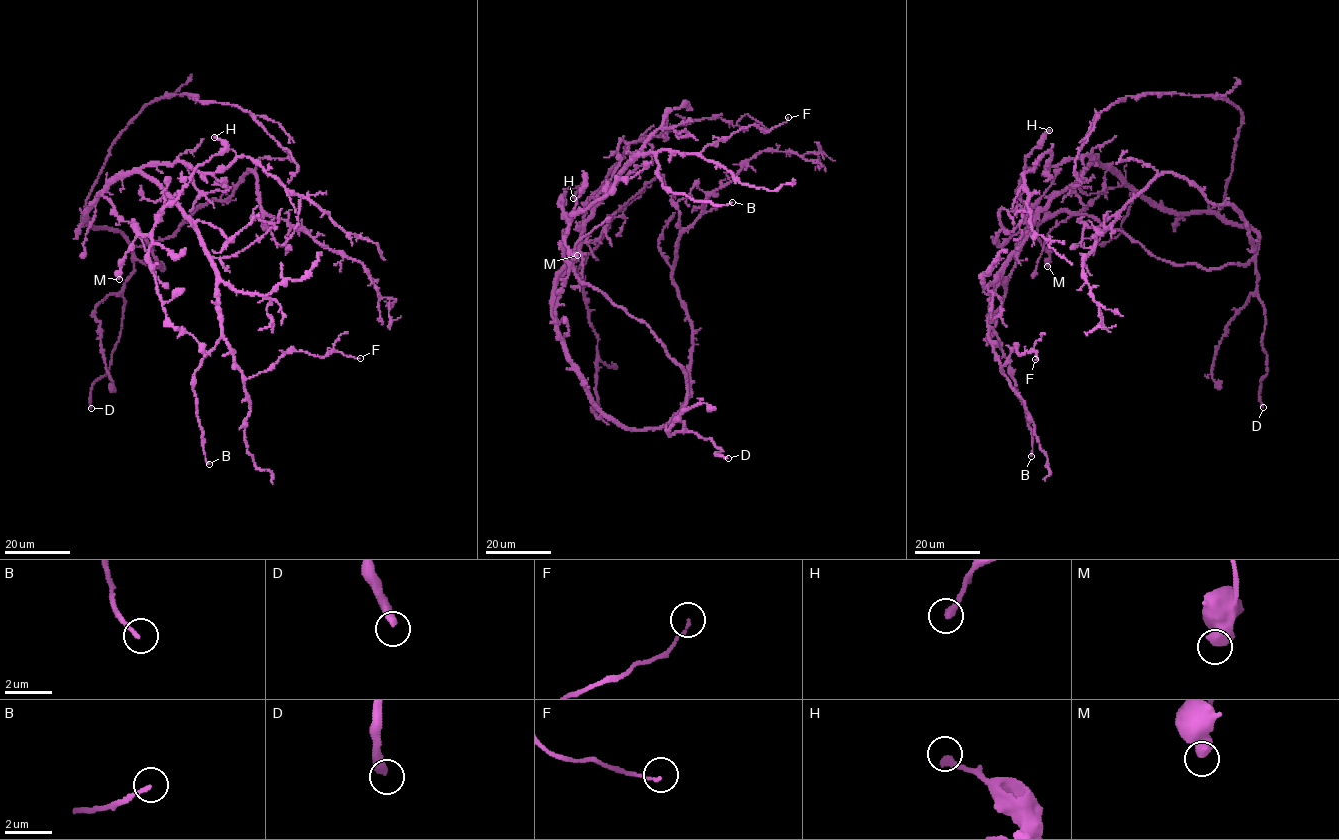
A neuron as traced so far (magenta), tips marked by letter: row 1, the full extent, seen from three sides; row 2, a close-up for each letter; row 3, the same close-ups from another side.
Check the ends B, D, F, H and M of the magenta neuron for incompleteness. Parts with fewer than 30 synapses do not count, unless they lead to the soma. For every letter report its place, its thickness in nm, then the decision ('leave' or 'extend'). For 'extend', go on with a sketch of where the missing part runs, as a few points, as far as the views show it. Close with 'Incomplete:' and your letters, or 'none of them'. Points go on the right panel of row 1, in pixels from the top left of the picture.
B: place (1031, 456); calibre 160 nm; leave
D: place (1263, 407); calibre 360 nm; extend; course (1263, 407), (1259, 392), (1257, 395)
F: place (1035, 359); calibre 90 nm; leave
H: place (1049, 130); calibre 320 nm; leave
M: place (1047, 266); calibre 600 nm; leave
Incomplete: D

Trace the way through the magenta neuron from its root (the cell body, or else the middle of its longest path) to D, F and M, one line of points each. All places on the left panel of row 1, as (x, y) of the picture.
D: (84, 218), (117, 229), (131, 246), (134, 266), (123, 291), (120, 336), (108, 372), (92, 385), (91, 408)
F: (84, 218), (119, 178), (140, 173), (159, 184), (214, 269), (224, 339), (245, 377), (293, 351), (360, 358)
M: (84, 218), (102, 194), (112, 202), (117, 215), (138, 228), (119, 279)

